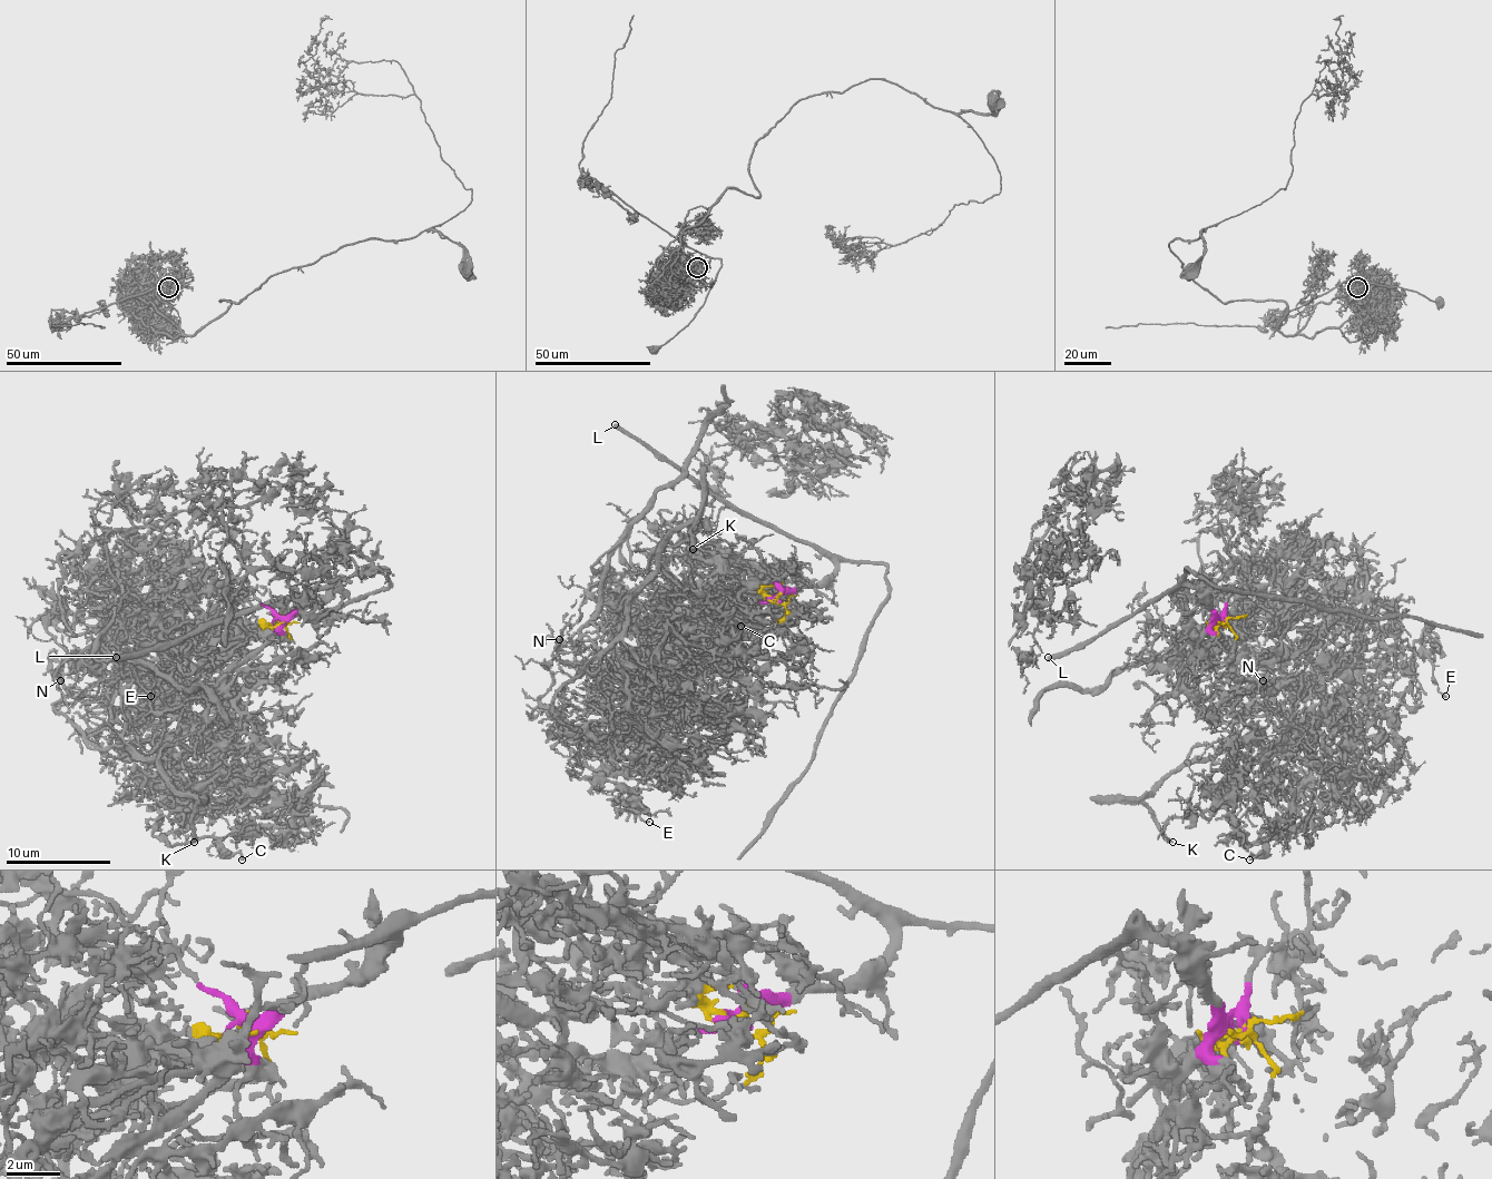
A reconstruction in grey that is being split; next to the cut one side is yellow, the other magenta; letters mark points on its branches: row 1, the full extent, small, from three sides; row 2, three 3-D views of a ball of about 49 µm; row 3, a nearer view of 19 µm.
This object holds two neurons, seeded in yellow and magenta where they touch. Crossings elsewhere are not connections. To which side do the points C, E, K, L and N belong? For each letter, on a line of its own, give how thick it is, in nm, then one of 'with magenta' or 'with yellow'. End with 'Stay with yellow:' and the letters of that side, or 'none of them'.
C: calibre 160 nm; with yellow
E: calibre 120 nm; with yellow
K: calibre 280 nm; with yellow
L: calibre 360 nm; with magenta
N: calibre 170 nm; with yellow
Stay with yellow: C, E, K, N

